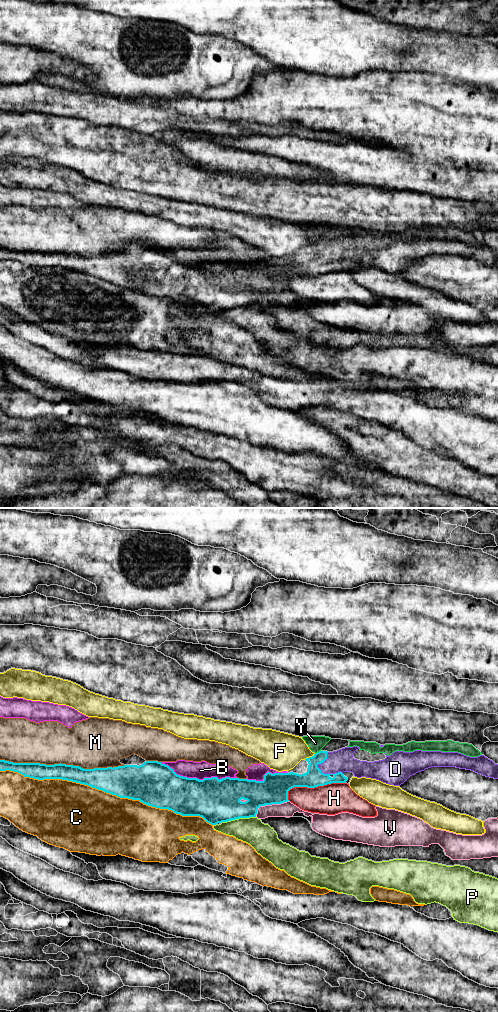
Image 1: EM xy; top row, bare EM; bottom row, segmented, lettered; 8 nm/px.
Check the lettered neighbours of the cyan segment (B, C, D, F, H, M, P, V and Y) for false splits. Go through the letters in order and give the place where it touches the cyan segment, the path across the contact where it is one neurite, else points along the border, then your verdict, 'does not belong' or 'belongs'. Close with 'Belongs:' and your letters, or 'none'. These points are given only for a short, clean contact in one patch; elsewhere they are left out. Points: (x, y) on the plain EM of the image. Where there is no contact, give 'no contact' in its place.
B: meets cyan in xy at (198, 267); does not belong
C: meets cyan in xy at (106, 280); does not belong
D: meets cyan in xy at (329, 262); runs through xy (313, 265), (317, 262), (329, 262), (342, 248); belongs
F: meets cyan in xy at (309, 245); does not belong
H: meets cyan in xy at (312, 275); does not belong
M: meets cyan in xy at (62, 252); does not belong
P: meets cyan in xy at (238, 306); does not belong
V: meets cyan in xy at (269, 292); does not belong
Y: meets cyan in xy at (317, 240); border along xy (320, 238), (315, 241); does not belong
Belongs: D

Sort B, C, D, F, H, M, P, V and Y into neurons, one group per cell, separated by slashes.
B H / C / D / F / M / P / V / Y

